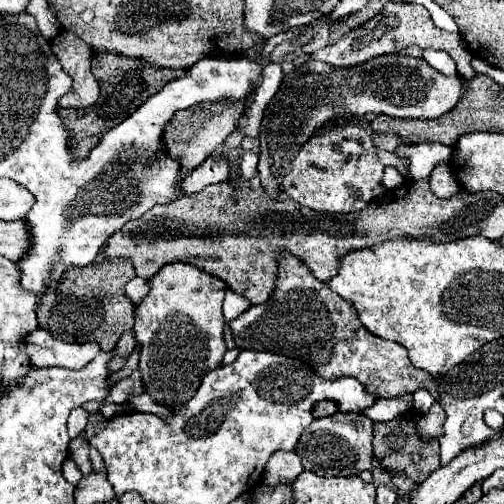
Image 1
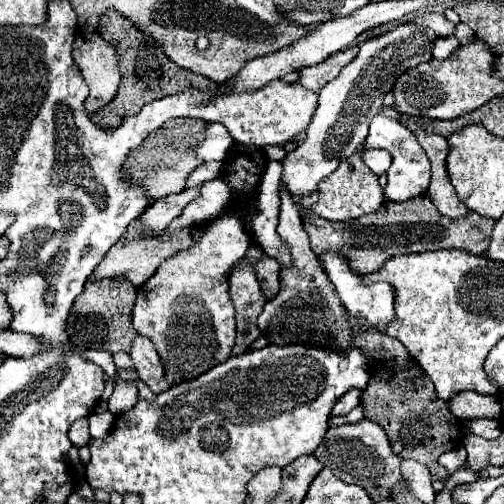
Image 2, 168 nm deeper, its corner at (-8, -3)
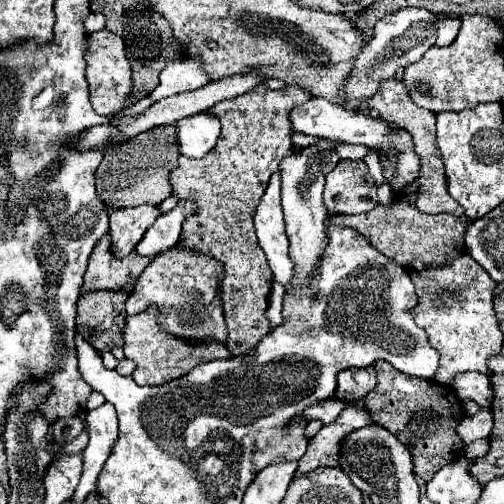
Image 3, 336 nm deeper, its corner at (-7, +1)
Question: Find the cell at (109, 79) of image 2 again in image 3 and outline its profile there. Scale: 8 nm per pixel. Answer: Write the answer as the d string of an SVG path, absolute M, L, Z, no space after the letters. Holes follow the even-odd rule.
M99 30L87 36L87 82L89 82L89 98L97 114L113 114L121 110L123 106L129 106L127 96L131 92L131 66L125 56L125 46L121 36L109 32L109 30Z

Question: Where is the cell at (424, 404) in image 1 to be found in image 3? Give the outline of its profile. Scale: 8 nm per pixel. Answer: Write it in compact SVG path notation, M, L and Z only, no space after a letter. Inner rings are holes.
M469 254L453 258L445 266L427 266L409 276L417 292L417 304L411 308L411 314L441 356L435 382L449 386L461 372L491 376L487 362L501 350L501 330L493 308L497 282Z

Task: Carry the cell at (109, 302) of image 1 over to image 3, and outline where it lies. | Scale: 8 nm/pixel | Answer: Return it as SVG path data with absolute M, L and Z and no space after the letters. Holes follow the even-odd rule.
M91 290L79 296L77 302L77 334L81 334L97 352L111 350L115 346L123 346L123 334L125 334L125 300L129 294L123 290Z

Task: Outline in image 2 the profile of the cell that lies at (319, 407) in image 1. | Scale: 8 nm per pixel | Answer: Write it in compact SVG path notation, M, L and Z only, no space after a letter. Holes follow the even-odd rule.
M348 390L344 396L340 396L332 408L332 416L342 416L352 412L360 404L360 394L362 394L360 390Z

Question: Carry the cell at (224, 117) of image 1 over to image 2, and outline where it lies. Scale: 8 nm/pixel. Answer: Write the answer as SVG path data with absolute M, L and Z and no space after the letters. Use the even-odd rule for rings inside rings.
M174 118L164 122L164 126L152 130L148 138L136 148L128 152L124 162L124 180L142 186L144 194L152 200L182 192L186 178L194 172L202 162L196 160L196 146L204 140L204 120L198 118Z

